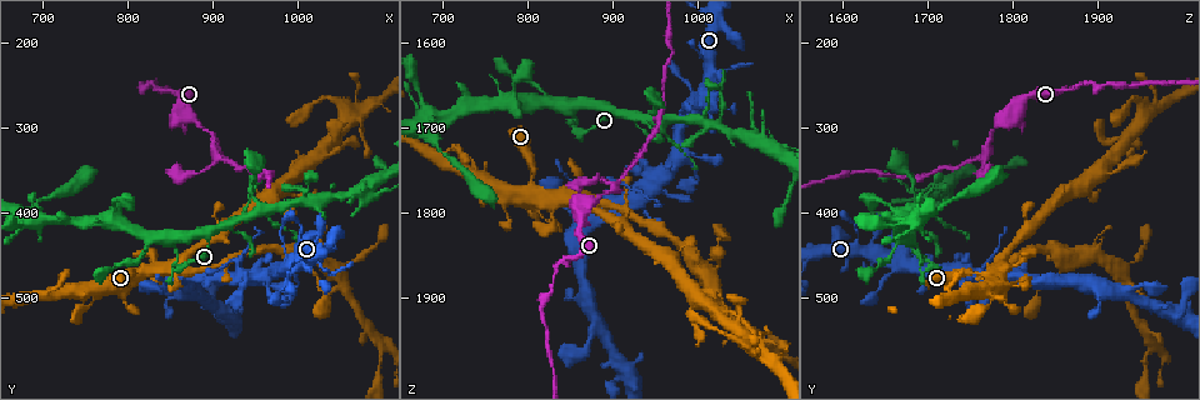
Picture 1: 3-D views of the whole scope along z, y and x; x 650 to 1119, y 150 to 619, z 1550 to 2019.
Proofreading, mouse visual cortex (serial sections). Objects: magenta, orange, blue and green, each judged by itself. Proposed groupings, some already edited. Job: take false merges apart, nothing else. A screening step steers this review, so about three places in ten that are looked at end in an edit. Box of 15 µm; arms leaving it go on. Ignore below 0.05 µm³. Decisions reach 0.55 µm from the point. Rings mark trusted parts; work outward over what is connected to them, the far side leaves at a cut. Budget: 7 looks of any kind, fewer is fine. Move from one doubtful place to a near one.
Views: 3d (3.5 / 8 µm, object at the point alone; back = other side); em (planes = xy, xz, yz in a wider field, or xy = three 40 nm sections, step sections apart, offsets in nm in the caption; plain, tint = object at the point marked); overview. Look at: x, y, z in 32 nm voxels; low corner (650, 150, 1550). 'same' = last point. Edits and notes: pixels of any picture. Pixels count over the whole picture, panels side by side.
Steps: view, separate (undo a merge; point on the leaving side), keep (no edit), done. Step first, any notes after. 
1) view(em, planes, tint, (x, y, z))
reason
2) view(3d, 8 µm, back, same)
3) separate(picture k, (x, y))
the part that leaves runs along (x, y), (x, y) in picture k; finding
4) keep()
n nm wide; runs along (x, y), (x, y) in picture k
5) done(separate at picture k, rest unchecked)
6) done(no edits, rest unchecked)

view(3d, 3.5 µm, (885, 425, 1675))
abrupt turn

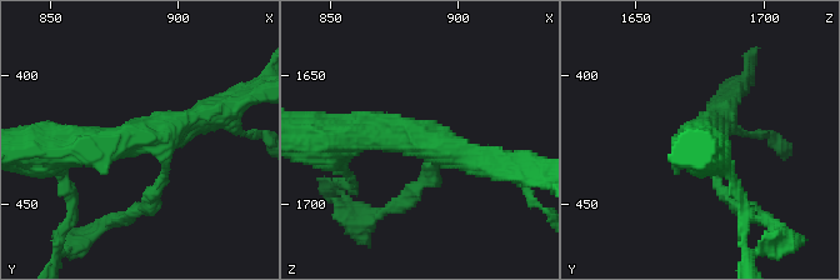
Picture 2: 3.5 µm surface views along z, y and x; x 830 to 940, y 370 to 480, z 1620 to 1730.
view(em, xy, step 5, tint, (889, 423, 1675))
3 arms; arms of 150, 300, 350 nm; need the tissue

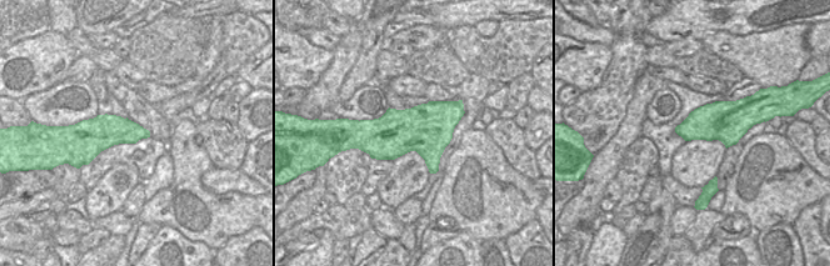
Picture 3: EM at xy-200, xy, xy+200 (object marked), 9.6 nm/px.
keep()
480 nm wide; runs along (150, 194), (165, 163), (158, 136), (66, 148) in picture 2; continuous, no second cell

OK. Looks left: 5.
view(em, planes, tint, (1075, 370, 1720))

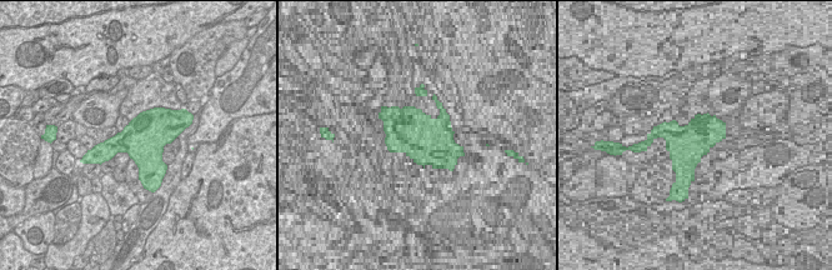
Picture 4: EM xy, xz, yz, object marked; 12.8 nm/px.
view(3d, 3.5 µm, same)
wider look

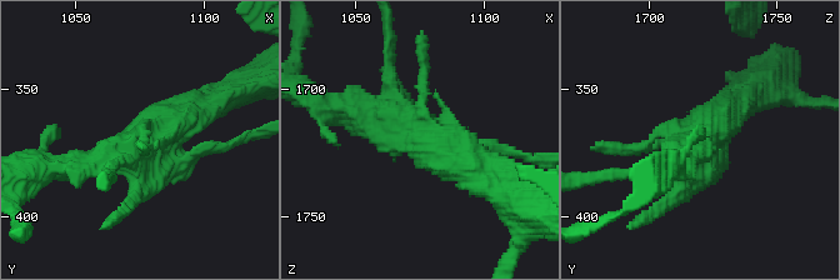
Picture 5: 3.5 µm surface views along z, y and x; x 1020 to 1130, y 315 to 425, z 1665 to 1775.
keep()
runs along (355, 113), (405, 119), (489, 183) in picture 5; all the same cell

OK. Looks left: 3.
view(3d, 3.5 µm, (1095, 550, 1960))
two arms in line, one across

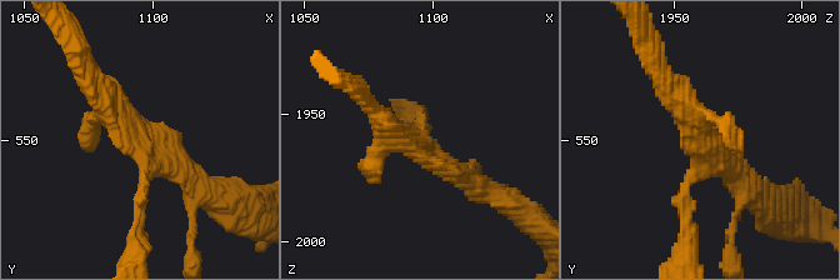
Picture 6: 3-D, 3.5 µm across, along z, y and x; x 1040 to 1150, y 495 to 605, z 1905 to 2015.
view(em, xy, step 3, tint, (1096, 554, 1963))
3 arms; arms of 150, 300, 300 nm

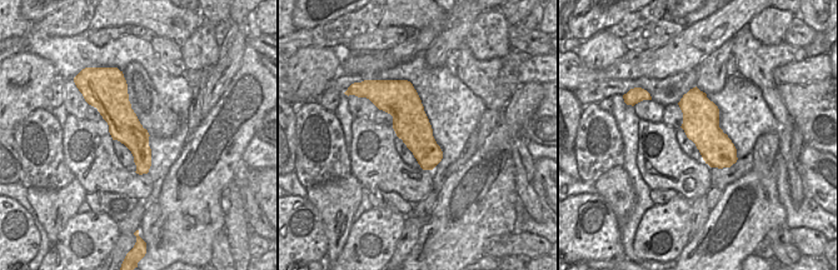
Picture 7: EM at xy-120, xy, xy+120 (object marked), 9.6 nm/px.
keep()
runs along (121, 84), (121, 120), (144, 170) in picture 7; one cell here

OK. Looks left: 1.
done(no edits, rest unchecked)

